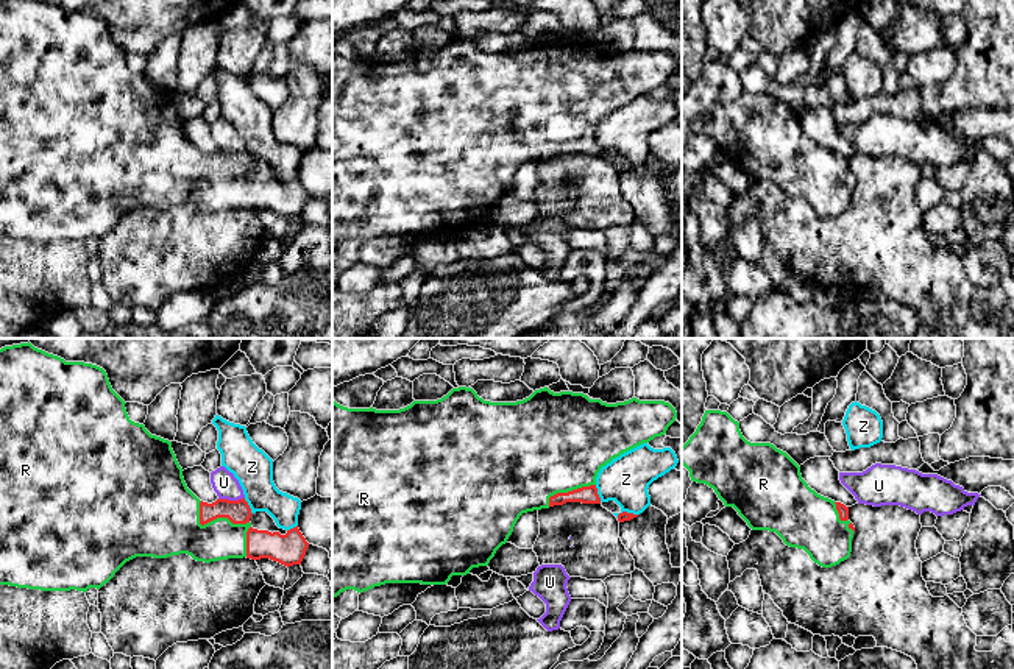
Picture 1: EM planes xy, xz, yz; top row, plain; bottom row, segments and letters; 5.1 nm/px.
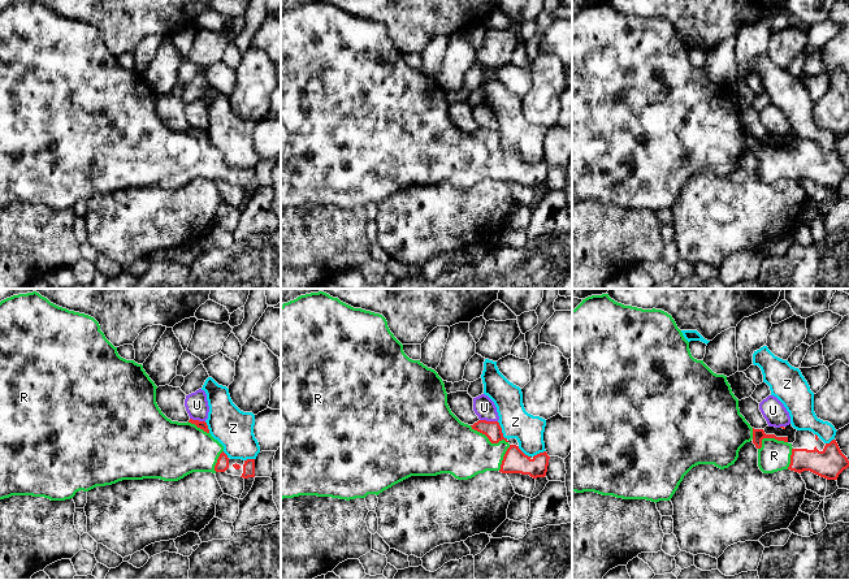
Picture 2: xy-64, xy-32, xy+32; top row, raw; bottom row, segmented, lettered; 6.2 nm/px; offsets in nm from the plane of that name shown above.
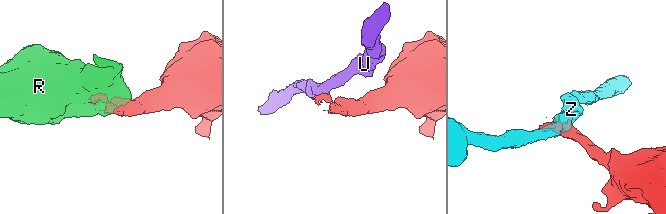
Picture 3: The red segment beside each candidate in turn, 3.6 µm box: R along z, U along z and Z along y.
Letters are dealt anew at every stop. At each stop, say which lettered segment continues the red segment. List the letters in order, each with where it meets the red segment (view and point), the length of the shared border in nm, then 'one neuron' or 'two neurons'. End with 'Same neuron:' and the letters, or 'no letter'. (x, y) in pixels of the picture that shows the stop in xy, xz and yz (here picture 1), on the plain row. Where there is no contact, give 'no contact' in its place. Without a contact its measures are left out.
R: contact xy (214, 169); length 280 nm; one neuron
U: contact xy (231, 152); length 140 nm; two neurons
Z: contact xz (596, 144); length 90 nm; two neurons
Same neuron: R

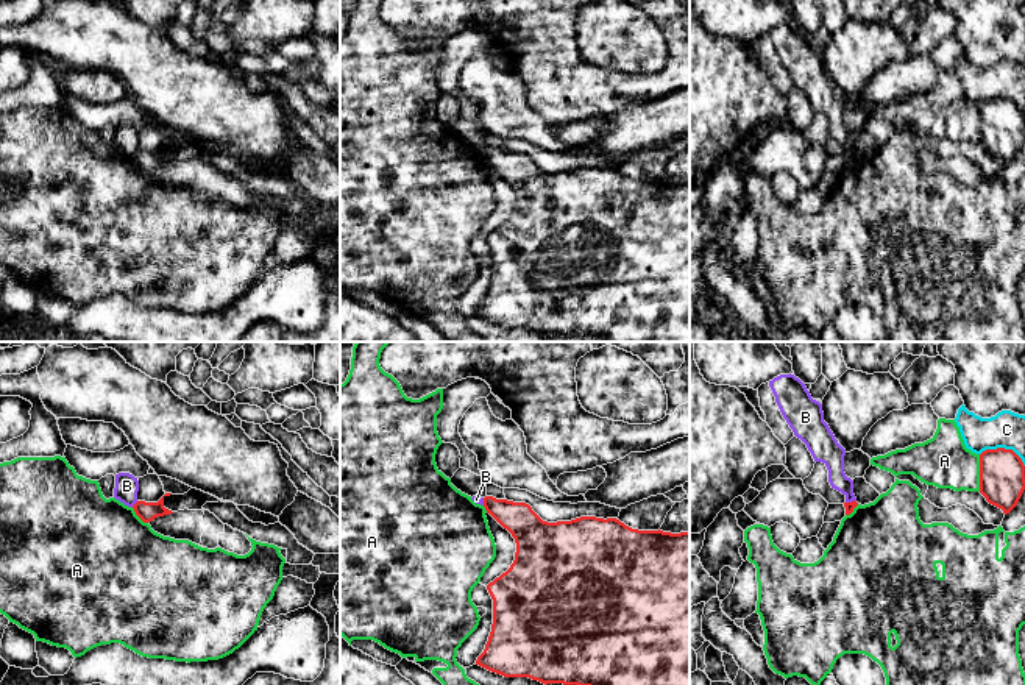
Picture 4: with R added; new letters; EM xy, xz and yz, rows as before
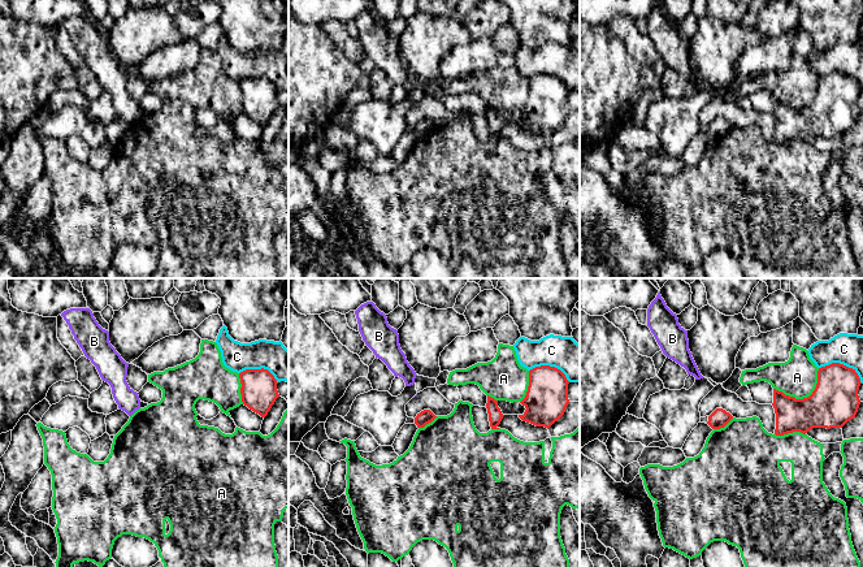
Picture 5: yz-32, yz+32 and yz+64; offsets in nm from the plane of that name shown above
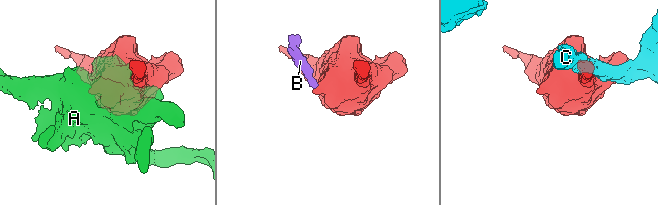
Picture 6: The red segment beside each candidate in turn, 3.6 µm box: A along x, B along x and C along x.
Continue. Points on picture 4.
A: contact yz (980, 124); length 190 nm; two neurons
B: contact xy (136, 153); length 50 nm; two neurons
C: contact yz (1003, 99); length 240 nm; two neurons
Same neuron: no letter

